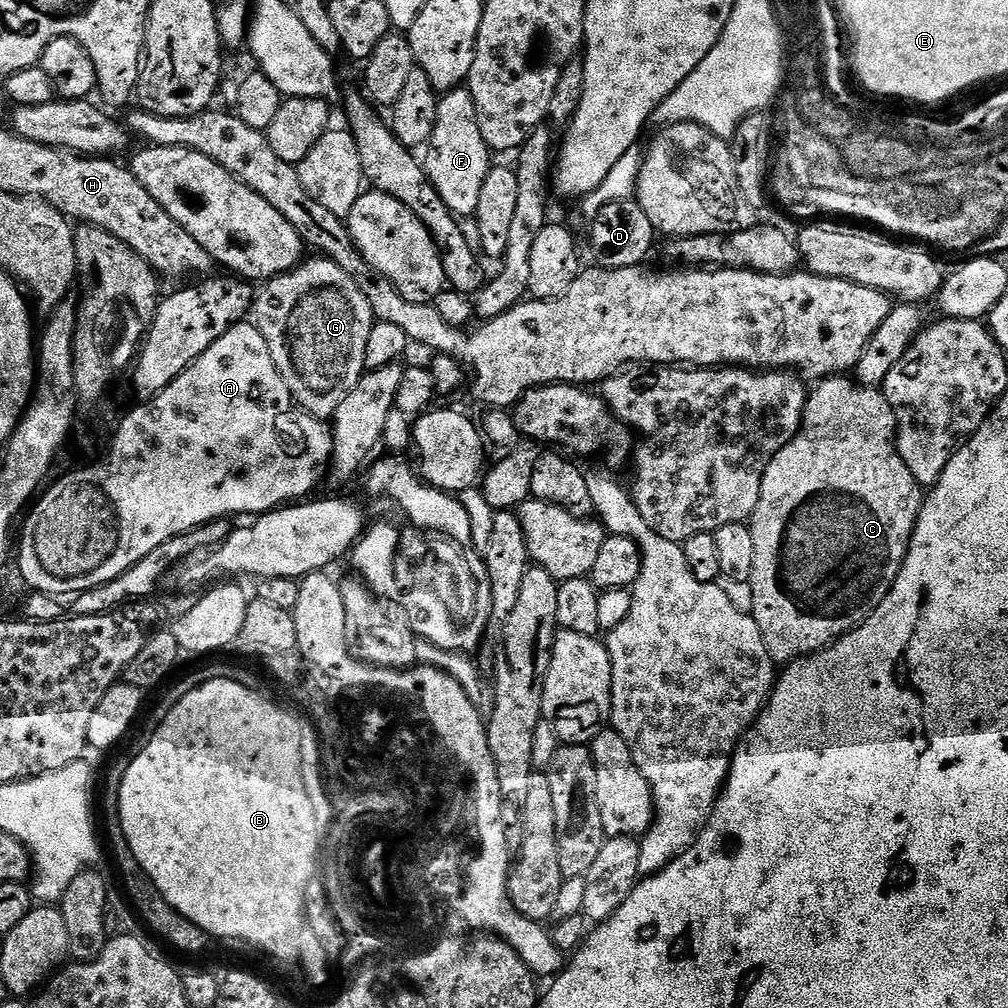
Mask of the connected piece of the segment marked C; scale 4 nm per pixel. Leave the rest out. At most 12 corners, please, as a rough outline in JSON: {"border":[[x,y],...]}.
{"border":[[883,391],[807,393],[750,521],[776,666],[853,632],[924,505]]}

